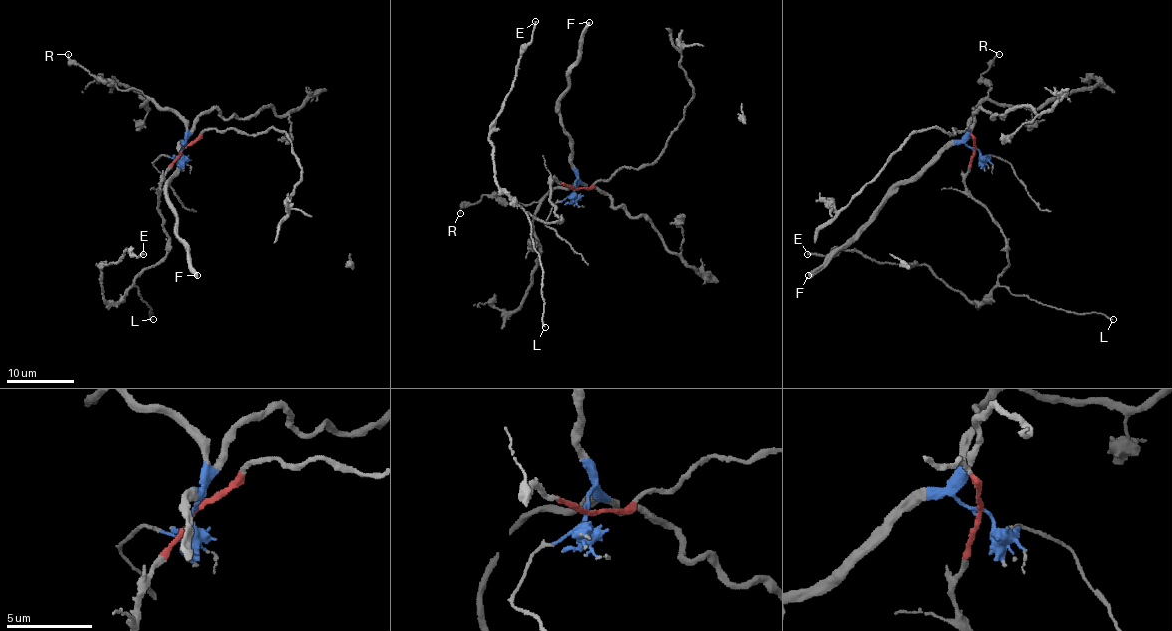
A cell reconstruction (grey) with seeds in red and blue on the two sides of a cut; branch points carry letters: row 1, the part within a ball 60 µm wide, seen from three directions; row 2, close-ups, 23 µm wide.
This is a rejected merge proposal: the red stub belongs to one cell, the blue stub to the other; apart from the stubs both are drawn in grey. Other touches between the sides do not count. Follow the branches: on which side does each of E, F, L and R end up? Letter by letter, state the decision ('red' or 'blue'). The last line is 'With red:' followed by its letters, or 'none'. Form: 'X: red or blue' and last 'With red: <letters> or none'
E: red
F: blue
L: red
R: blue
With red: E, L

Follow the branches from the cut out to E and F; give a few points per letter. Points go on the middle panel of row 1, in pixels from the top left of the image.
E: (575, 189), (553, 178), (549, 200), (560, 219), (546, 222), (534, 219), (497, 182), (489, 125), (536, 22)
F: (575, 189), (571, 138), (558, 111), (560, 98), (568, 86), (568, 69), (578, 59), (580, 38), (590, 22)

